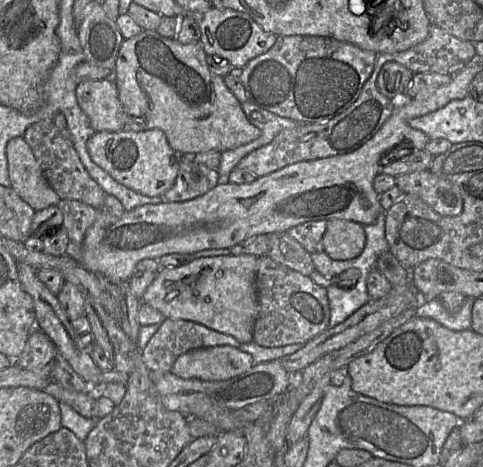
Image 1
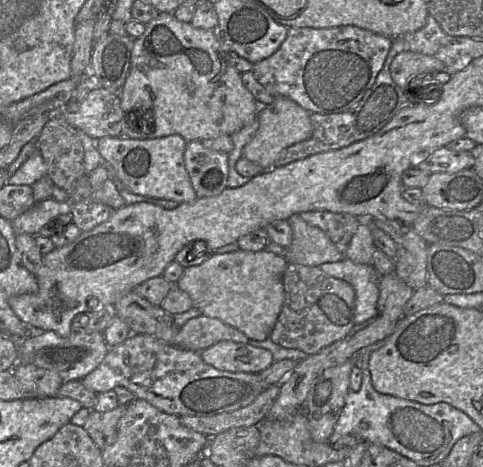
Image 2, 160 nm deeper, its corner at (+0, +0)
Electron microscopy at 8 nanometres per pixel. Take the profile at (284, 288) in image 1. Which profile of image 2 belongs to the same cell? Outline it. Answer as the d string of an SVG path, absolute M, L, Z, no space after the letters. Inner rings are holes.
M288 263L283 275L285 299L269 339L306 355L345 338L356 326L355 290L347 282L328 276L318 267Z

